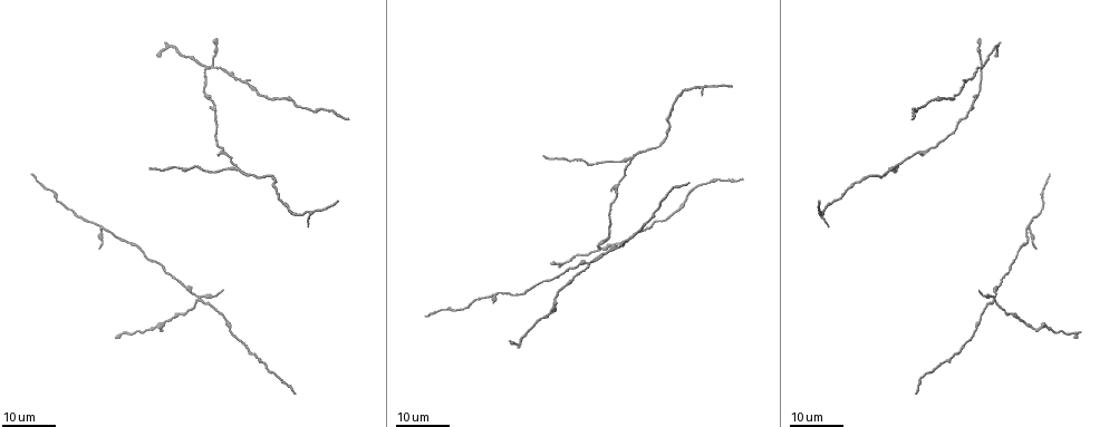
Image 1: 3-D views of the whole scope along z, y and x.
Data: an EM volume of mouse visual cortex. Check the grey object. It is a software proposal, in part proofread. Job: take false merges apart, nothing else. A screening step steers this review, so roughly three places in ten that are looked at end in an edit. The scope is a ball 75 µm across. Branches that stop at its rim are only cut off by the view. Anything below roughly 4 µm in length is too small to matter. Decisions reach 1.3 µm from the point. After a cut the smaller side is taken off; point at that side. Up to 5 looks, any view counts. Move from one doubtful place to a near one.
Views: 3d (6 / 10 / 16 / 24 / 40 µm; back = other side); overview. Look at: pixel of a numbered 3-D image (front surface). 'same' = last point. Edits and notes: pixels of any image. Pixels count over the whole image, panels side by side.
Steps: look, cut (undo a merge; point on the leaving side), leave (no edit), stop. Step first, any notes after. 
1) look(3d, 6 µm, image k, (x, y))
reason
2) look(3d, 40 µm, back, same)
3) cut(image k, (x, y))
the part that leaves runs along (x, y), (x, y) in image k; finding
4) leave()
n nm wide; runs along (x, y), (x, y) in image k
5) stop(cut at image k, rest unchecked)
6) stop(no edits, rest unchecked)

look(3d, 16 µm, image 1, (207, 68))

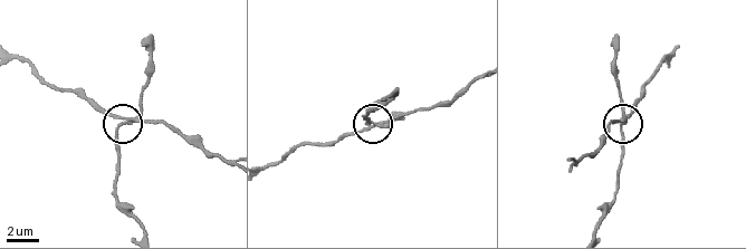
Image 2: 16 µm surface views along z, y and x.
look(3d, 10 µm, image 2, (123, 123))
zoom in

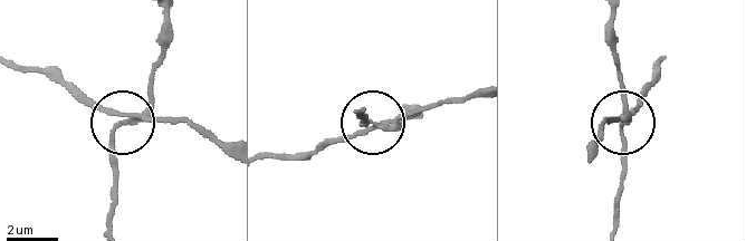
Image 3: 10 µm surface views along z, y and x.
leave()
runs along (112, 224), (112, 142), (121, 123), (86, 103), (63, 79) in image 3; all the same cell

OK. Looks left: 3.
look(3d, 16 µm, image 1, (993, 297))
four-way junction

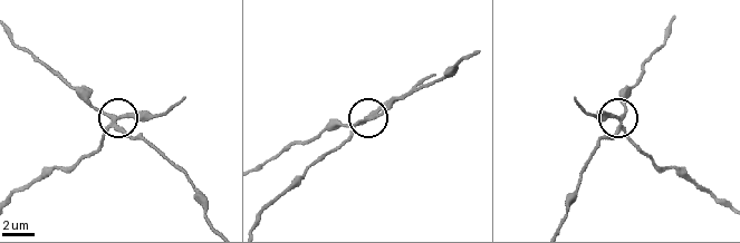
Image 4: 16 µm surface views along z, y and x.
look(3d, 6 µm, image 4, (113, 120))
zoom in

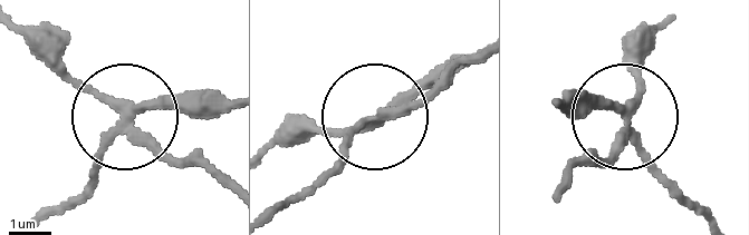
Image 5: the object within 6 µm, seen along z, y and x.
cut(image 5, (175, 106))
220 nm wide; the part that leaves runs along (130, 118), (87, 188), (34, 221) in image 5; two cells meet here

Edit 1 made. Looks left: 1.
stop(cut at image 5, rest unchecked)

